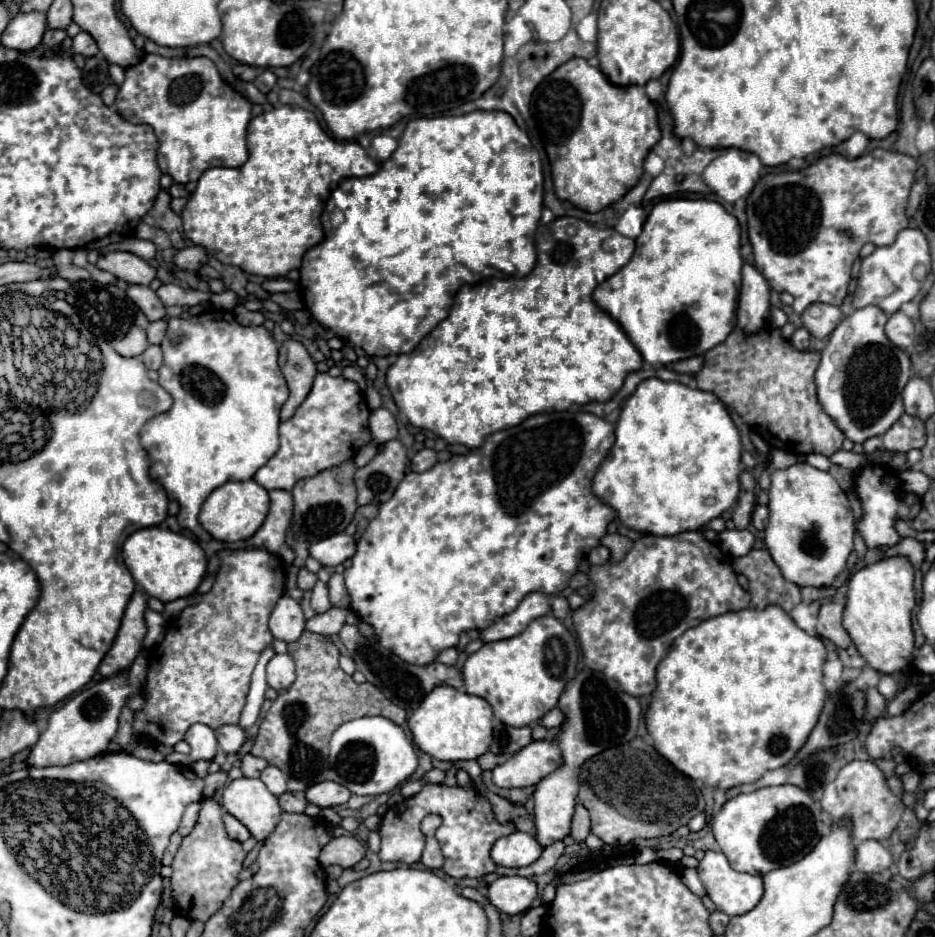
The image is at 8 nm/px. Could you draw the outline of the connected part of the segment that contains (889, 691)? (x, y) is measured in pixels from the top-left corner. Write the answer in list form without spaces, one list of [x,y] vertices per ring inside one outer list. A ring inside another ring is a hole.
[[[880,675],[880,681],[876,685],[876,689],[890,701],[898,695],[898,687],[896,687],[896,681],[892,675]]]

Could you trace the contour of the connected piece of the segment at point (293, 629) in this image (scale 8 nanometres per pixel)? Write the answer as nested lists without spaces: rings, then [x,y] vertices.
[[[282,595],[270,615],[270,631],[274,639],[292,643],[294,639],[302,635],[304,623],[306,619],[304,619],[300,603],[294,601],[290,595]]]

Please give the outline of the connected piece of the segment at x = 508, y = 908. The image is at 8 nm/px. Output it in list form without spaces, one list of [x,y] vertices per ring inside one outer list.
[[[498,877],[488,885],[488,899],[498,911],[518,915],[532,907],[532,901],[536,899],[536,883],[526,877]]]

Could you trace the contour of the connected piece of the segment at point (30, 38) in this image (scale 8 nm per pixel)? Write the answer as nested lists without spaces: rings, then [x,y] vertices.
[[[18,13],[2,33],[2,45],[18,51],[34,49],[46,31],[46,13]]]

